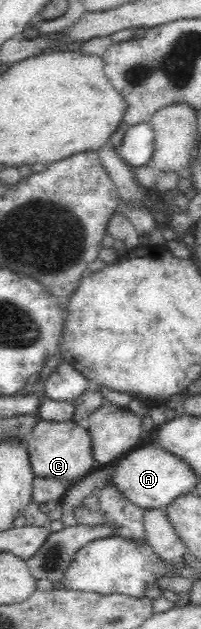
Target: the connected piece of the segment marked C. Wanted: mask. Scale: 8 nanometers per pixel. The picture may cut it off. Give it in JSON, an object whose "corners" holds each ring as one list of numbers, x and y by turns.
{"corners":[[39,419,32,433,30,433,30,437,25,442,26,452,28,452,28,462,30,462,32,474,34,474,31,496,37,505,54,505,56,502,61,502,66,491,74,483,97,468,94,458,92,458,92,440,90,440,90,434,88,434,85,424,76,424,72,419,67,422,42,421]]}

